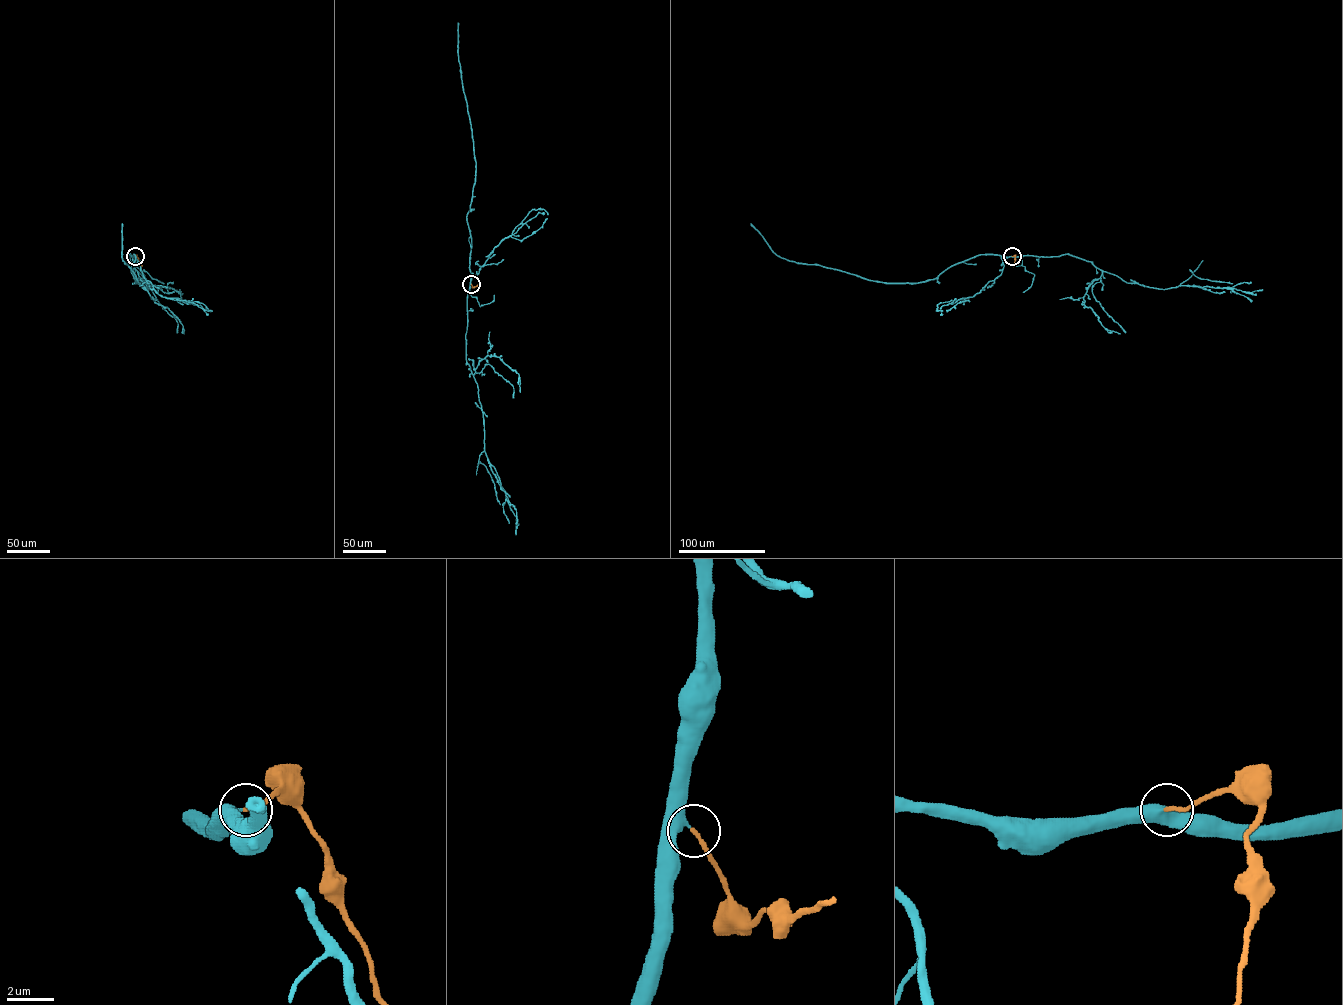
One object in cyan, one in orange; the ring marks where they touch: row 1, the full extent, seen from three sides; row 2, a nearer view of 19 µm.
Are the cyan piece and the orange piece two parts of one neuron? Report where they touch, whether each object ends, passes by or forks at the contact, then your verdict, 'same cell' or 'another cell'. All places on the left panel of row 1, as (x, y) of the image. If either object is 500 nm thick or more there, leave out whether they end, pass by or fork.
at (135, 256); same cell

